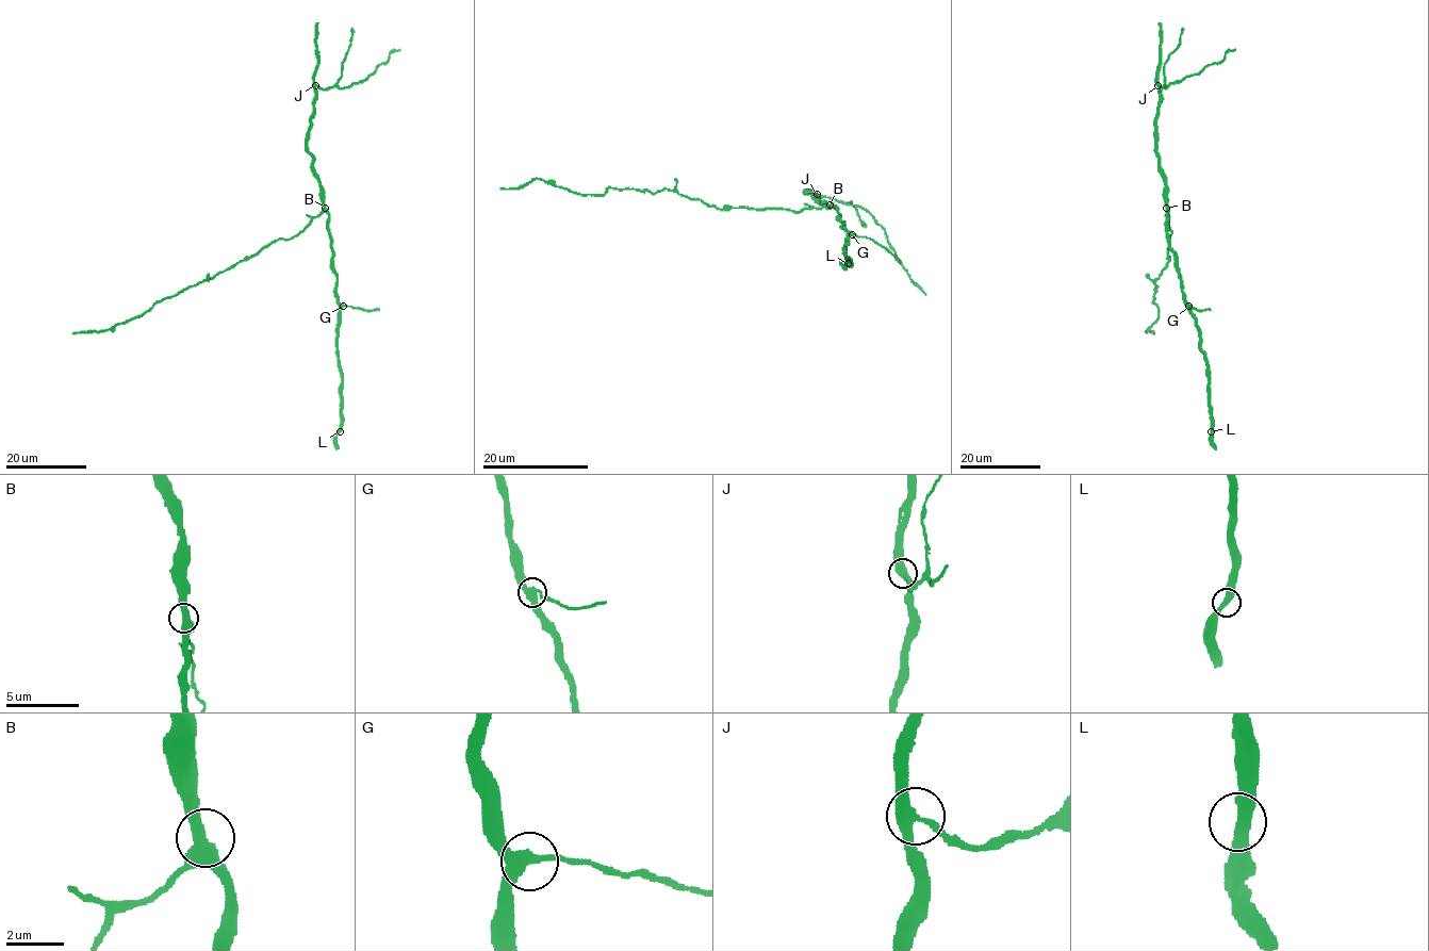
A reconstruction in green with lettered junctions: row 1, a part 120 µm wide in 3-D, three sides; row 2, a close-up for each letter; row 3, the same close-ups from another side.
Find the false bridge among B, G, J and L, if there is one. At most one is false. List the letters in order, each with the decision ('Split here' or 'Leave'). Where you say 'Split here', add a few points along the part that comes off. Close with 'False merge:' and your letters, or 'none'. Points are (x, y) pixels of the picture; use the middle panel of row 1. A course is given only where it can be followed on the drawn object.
B: Leave
G: Leave
J: Leave
L: Leave
False merge: none

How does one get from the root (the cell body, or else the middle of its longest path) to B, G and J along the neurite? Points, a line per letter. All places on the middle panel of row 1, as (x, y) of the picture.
B: (809, 209), (830, 205)
G: (809, 209), (833, 207), (843, 222), (842, 226), (852, 234)
J: (809, 209), (826, 207), (804, 192), (815, 197), (816, 194)

